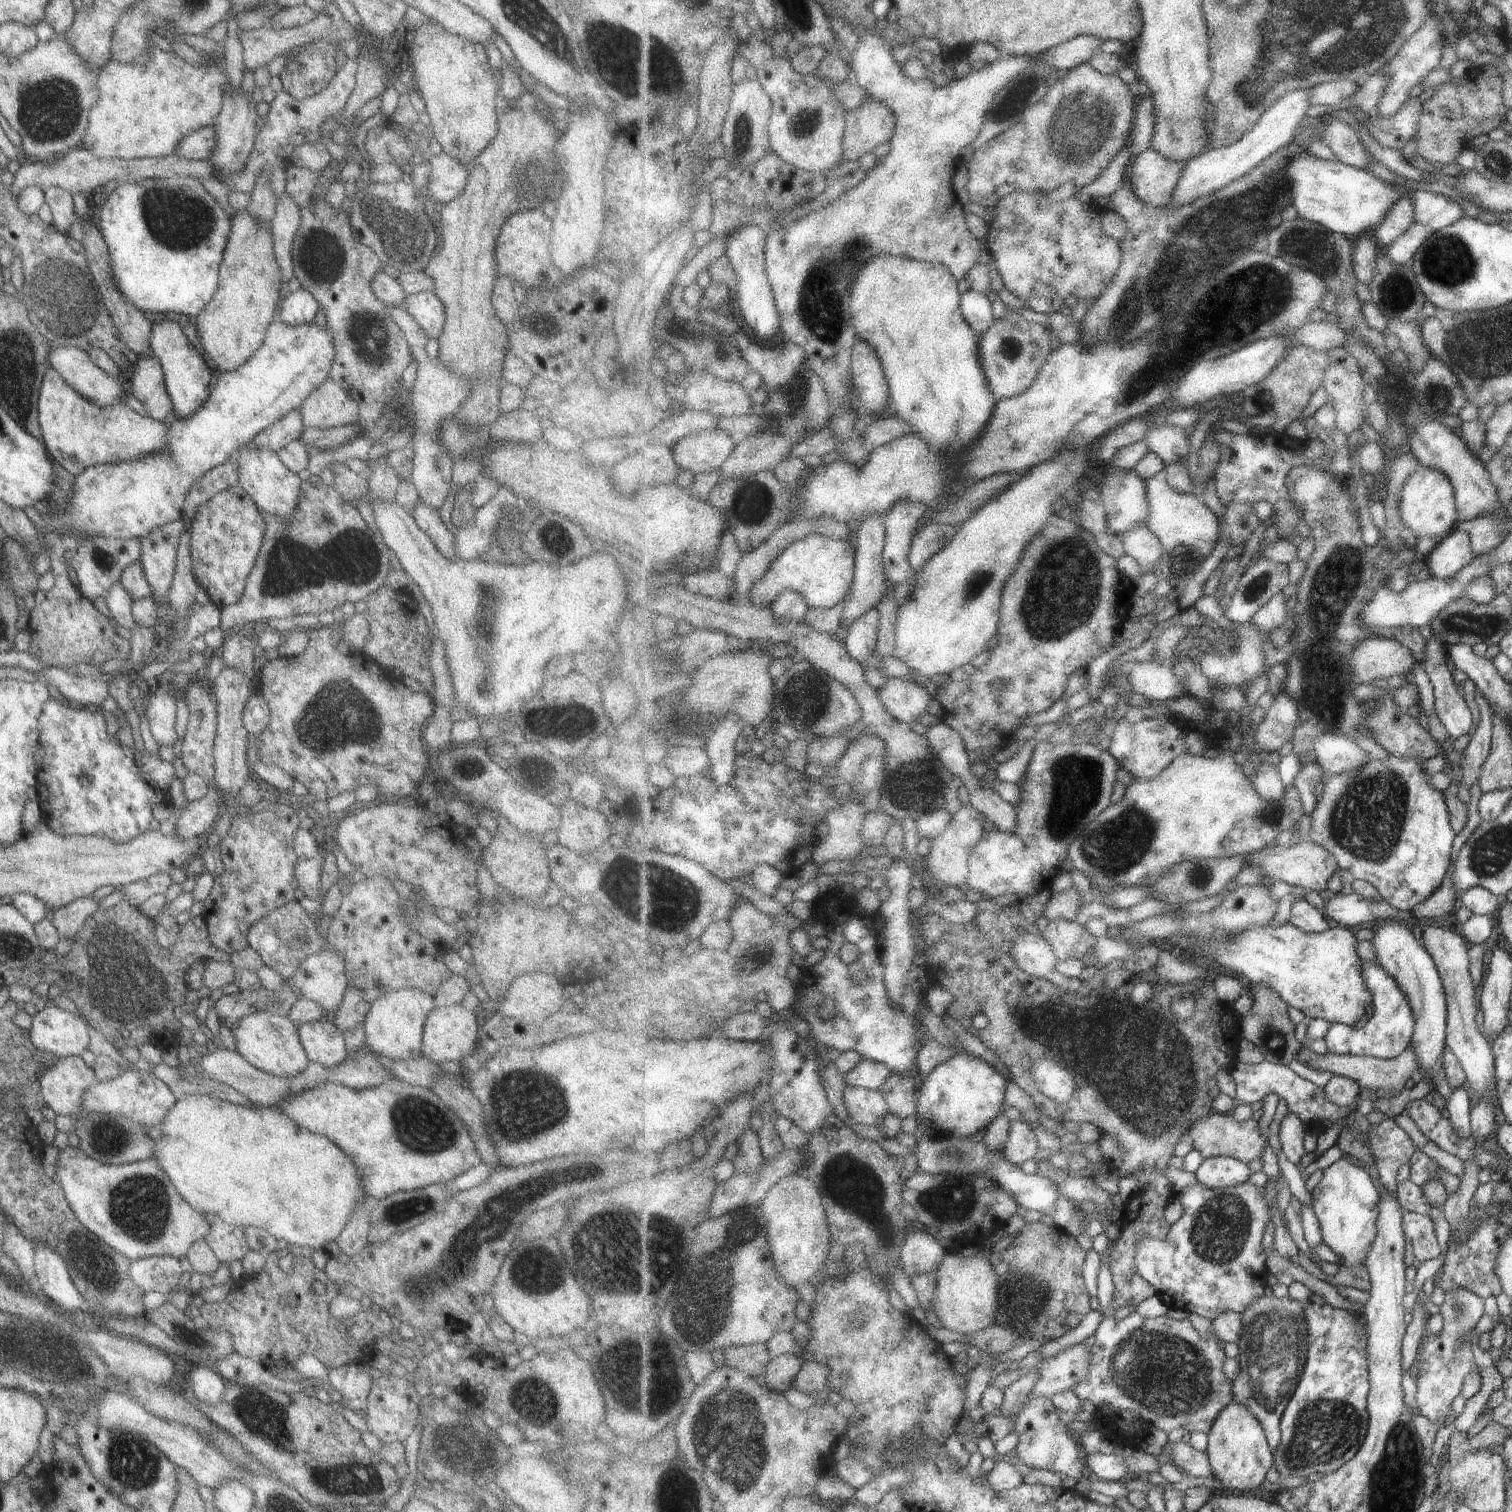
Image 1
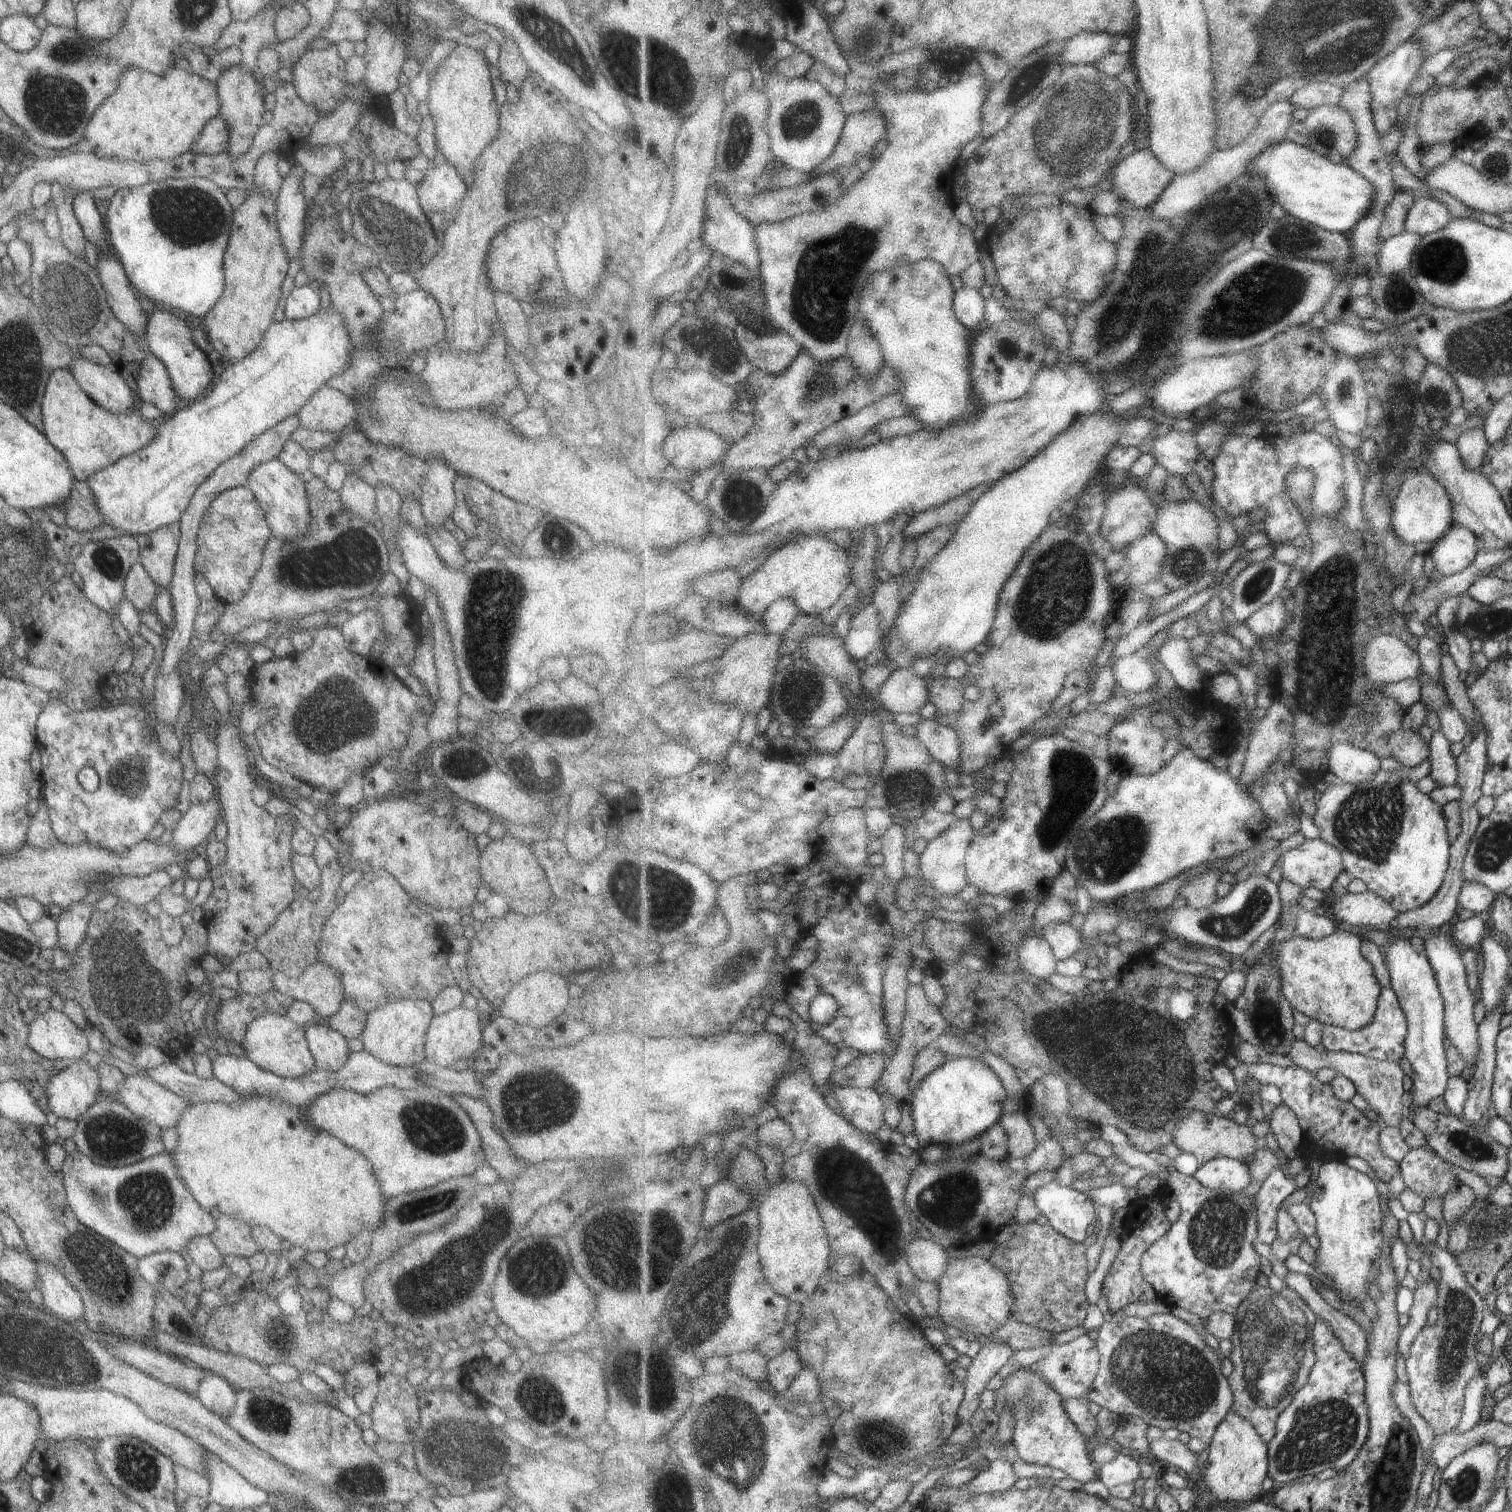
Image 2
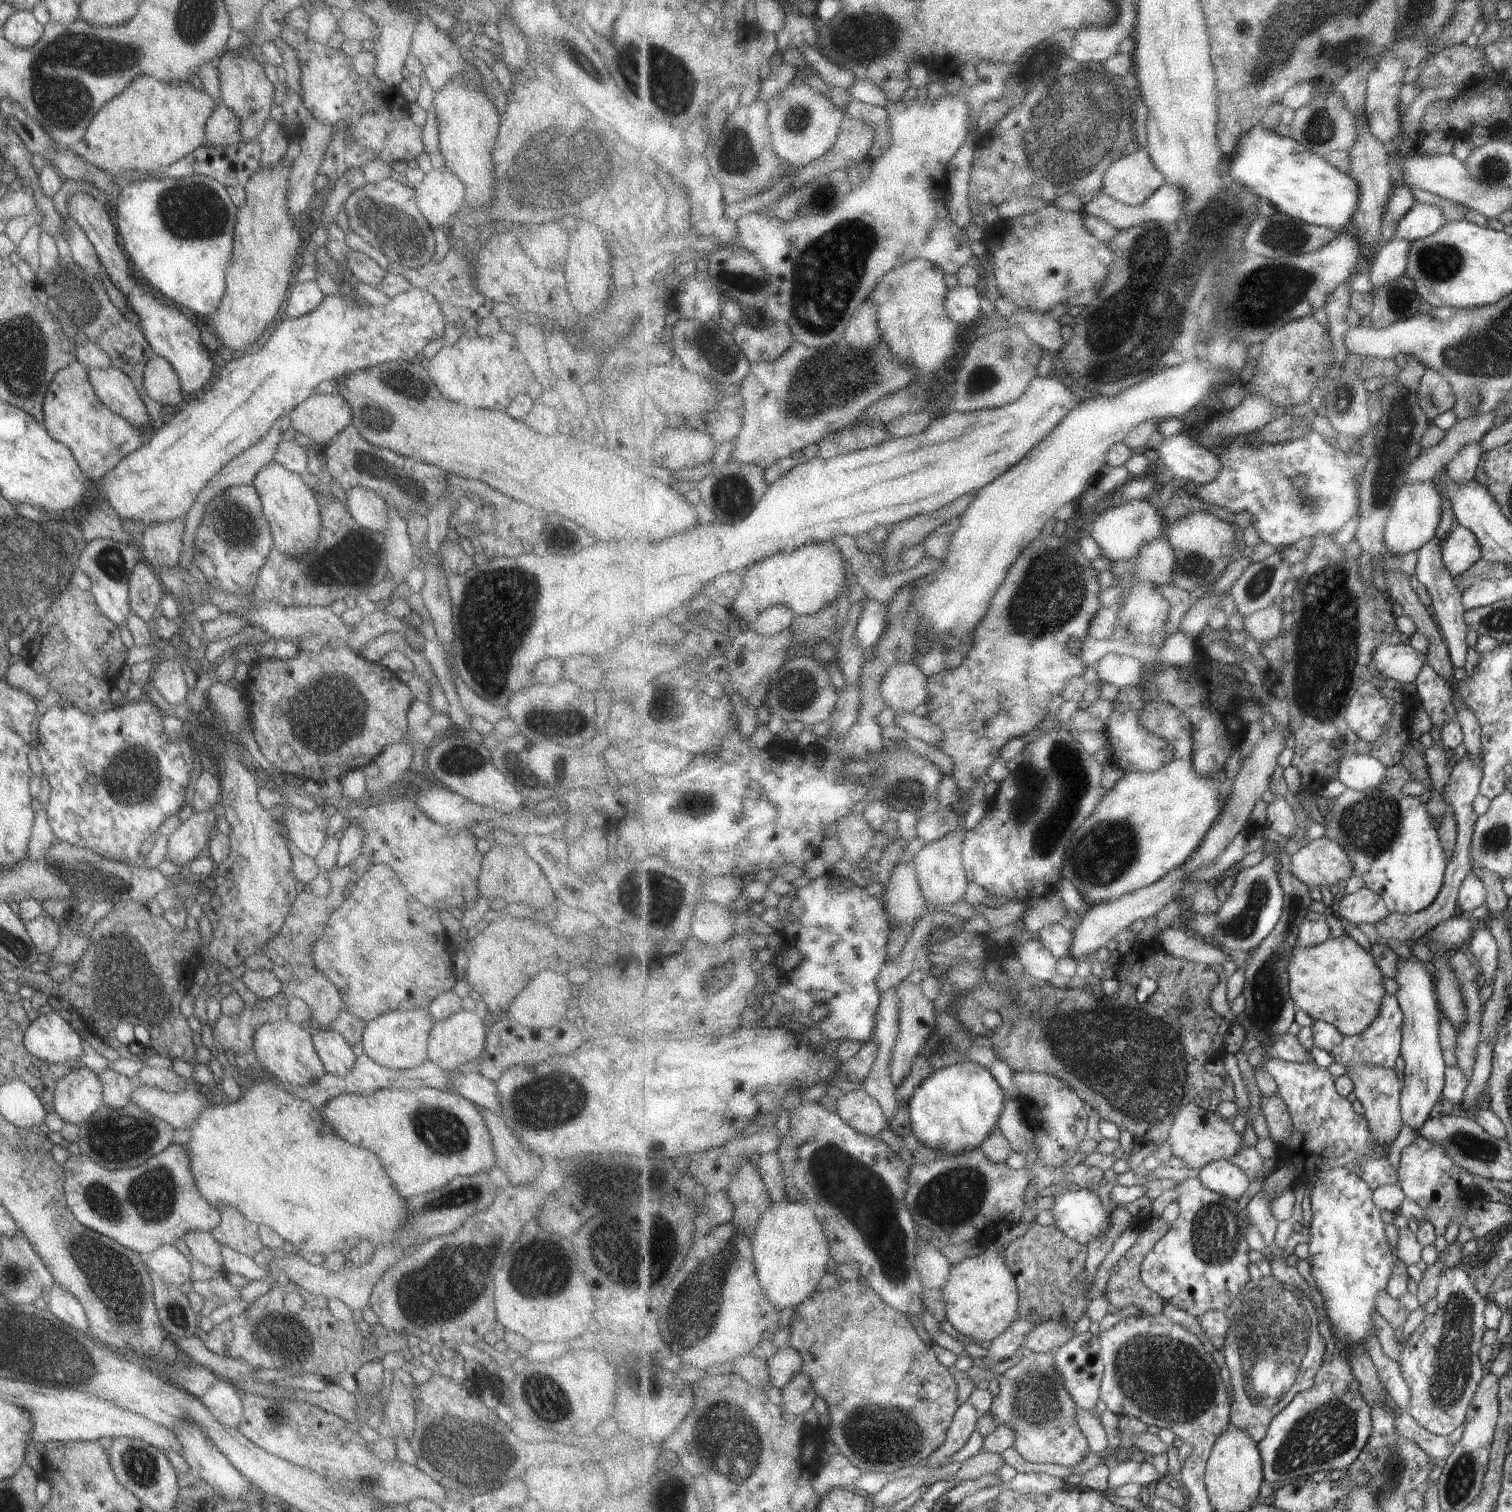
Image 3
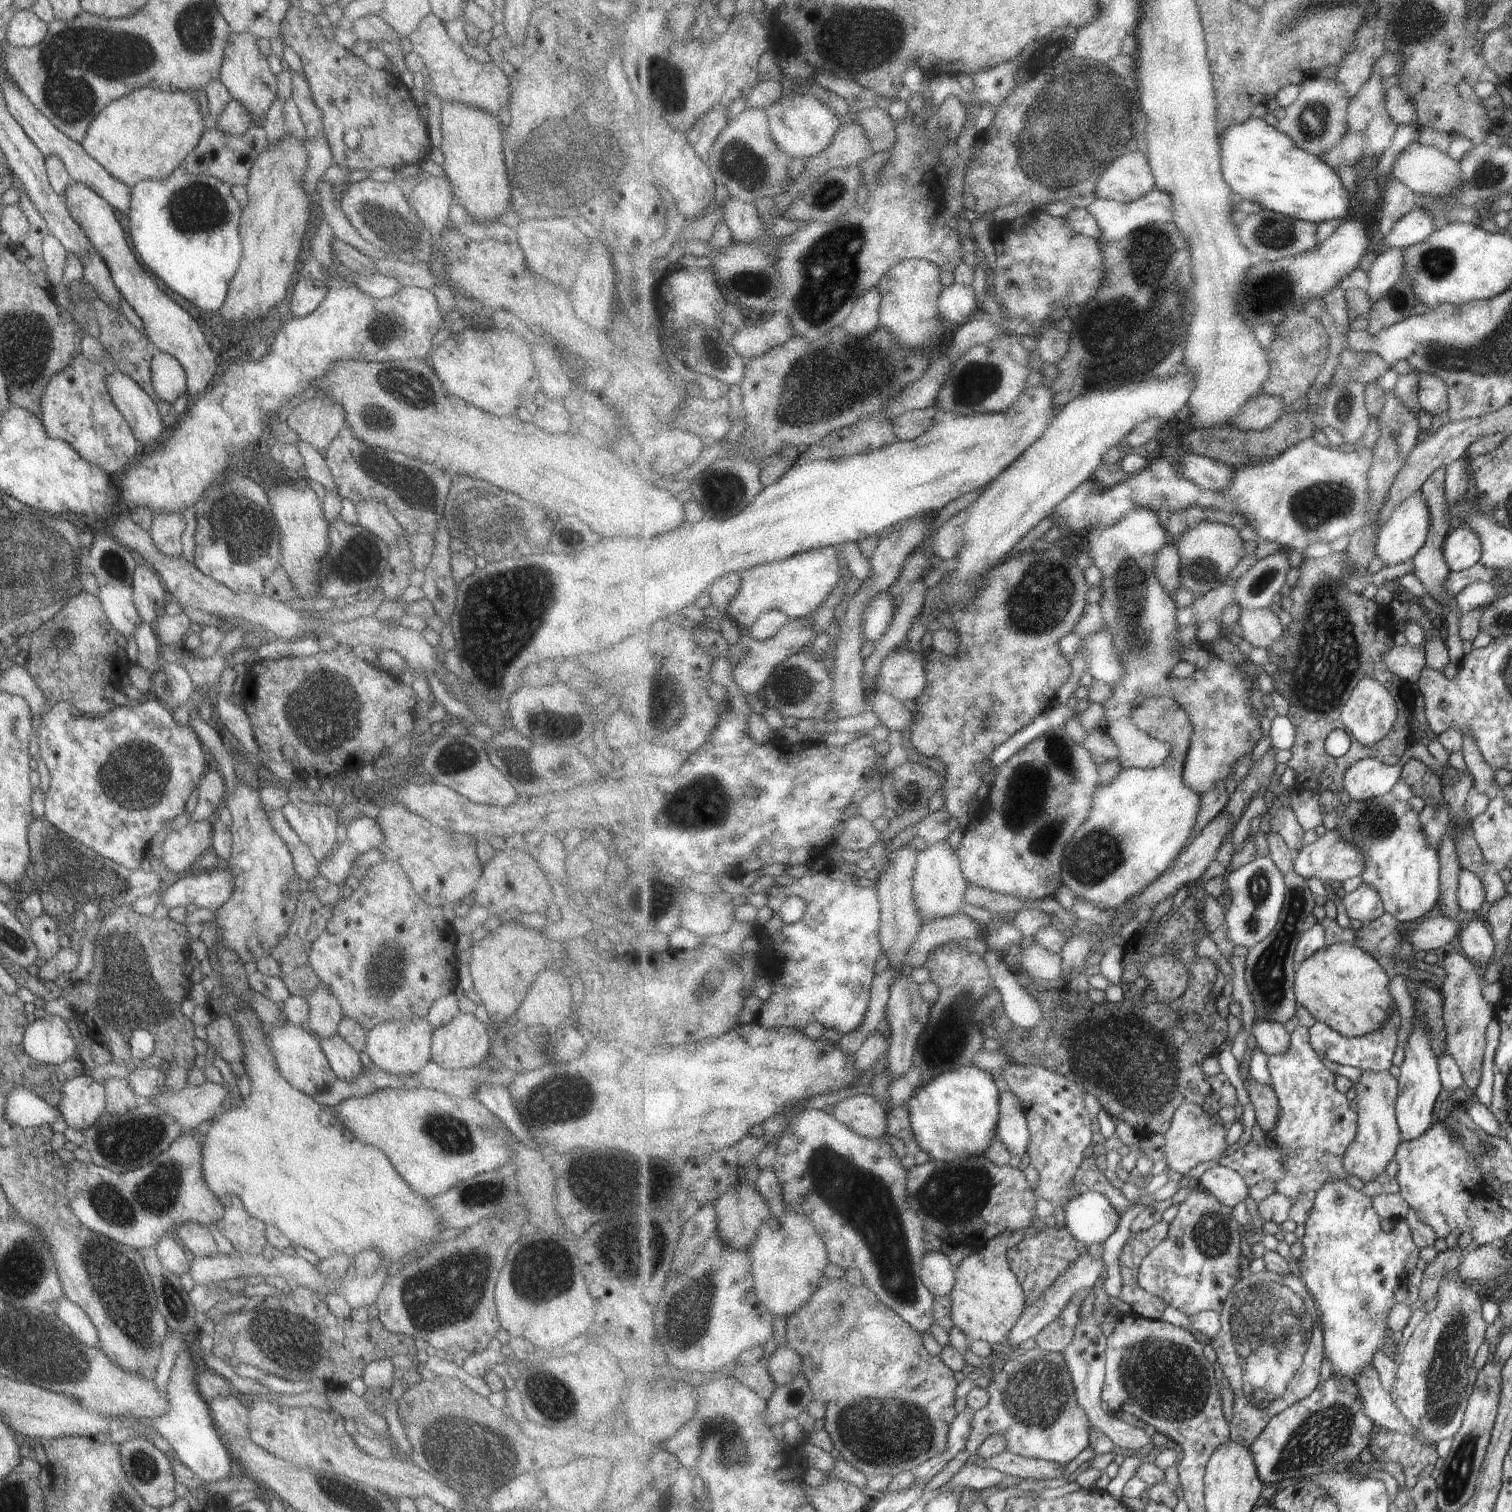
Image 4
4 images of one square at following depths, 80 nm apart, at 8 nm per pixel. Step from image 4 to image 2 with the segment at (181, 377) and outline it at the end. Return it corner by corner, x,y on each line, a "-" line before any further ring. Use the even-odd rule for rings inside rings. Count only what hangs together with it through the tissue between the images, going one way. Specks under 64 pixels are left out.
149,355
139,363
135,380
138,398
160,410
163,418
177,410
179,400
173,394
169,376
157,358

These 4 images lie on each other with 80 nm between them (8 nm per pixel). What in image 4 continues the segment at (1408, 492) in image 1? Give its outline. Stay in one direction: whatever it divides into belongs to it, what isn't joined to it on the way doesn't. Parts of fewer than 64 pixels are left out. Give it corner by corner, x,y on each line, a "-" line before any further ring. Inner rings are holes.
1422,491
1415,492
1409,496
1405,502
1401,502
1387,524
1380,530
1377,544
1377,558
1381,562
1387,563
1387,567
1393,567
1396,564
1410,562
1425,547
1430,532
1432,531
1431,508
1429,502
1425,500

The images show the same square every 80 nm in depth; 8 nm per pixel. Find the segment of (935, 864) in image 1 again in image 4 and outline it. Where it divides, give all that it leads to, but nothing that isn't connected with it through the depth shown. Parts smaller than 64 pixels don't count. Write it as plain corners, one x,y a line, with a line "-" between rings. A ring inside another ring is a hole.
948,840
941,843
932,843
924,851
918,853
915,879
915,906
919,914
927,918
939,916
962,915
965,901
965,892
970,883
963,875
957,850
953,850

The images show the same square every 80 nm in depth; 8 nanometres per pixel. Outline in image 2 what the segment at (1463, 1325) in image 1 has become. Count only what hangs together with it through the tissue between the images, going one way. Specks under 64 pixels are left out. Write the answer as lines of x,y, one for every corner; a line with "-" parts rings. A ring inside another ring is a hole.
1411,1213
1407,1217
1413,1233
1413,1240
1417,1246
1423,1248
1423,1256
1428,1265
1434,1265
1440,1273
1437,1287
1437,1301
1435,1303
1437,1321
1427,1324
1421,1330
1417,1342
1413,1344
1409,1358
1406,1358
1406,1374
1408,1386
1412,1393
1411,1401
1417,1413
1430,1425
1435,1434
1453,1432
1461,1422
1463,1410
1461,1404
1465,1402
1465,1390
1471,1380
1484,1377
1485,1369
1477,1358
1477,1338
1480,1335
1481,1322
1486,1315
1485,1298
1469,1284
1465,1270
1458,1264
1453,1254
1443,1249
1436,1242
1425,1239
1425,1214
-
1429,1249
1429,1255
1427,1255

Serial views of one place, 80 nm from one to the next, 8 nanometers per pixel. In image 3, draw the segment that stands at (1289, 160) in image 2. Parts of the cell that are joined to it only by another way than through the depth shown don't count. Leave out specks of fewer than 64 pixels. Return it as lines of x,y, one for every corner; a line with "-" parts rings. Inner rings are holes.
1263,123
1257,124
1257,128
1251,128
1245,136
1241,136
1241,144
1237,144
1233,153
1227,155
1231,158
1228,179
1233,179
1243,184
1245,188
1249,188
1251,192
1255,192
1257,201
1268,202
1278,213
1285,213
1295,220
1335,229
1338,232
1348,228
1353,216
1356,215
1357,208
1360,207
1361,186
1353,174
1337,170
1321,154
1304,148
1295,138
1269,132

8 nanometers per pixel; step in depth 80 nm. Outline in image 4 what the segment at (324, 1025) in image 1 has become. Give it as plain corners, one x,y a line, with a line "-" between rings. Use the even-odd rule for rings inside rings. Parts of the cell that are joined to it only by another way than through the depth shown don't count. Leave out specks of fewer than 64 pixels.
338,1035
316,1038
321,1054
337,1079
353,1080
361,1072
361,1060
357,1052
350,1048

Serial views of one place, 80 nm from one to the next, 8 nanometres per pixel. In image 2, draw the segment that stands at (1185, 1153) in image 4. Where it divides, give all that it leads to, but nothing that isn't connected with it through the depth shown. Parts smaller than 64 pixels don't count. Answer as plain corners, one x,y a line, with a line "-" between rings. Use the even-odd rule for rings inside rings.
1200,1110
1189,1112
1175,1132
1175,1145
1183,1152
1194,1155
1200,1165
1218,1157
1228,1157
1239,1161
1247,1160
1262,1145
1249,1124
1239,1125
1229,1116
1216,1113
1205,1113

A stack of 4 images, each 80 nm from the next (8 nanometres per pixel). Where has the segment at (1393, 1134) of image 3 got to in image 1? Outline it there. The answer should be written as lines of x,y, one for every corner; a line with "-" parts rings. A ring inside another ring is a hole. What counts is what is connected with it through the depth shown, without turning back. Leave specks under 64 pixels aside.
1303,1044
1299,1048
1297,1058
1303,1065
1315,1071
1327,1071
1333,1075
1345,1076
1357,1082
1362,1090
1373,1090
1380,1099
1397,1098
1405,1090
1405,1082
1411,1079
1413,1073
1416,1071
1421,1072
1421,1062
1419,1062
1417,1052
1413,1050
1413,1046
1409,1046
1403,1052
1403,1055
1400,1055
1397,1059
1383,1060
1369,1056
1355,1056
1353,1054
1345,1054
1343,1056
1341,1054
1333,1054
1330,1051
1325,1056
1319,1056
1319,1054
1315,1054
1311,1048
1307,1048

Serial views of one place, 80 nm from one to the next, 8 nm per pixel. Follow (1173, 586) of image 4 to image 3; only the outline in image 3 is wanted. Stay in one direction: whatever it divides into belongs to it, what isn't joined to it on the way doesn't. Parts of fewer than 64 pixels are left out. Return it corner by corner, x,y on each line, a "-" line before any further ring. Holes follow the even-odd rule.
1165,537
1145,544
1137,558
1137,582
1151,582
1157,586
1171,584
1175,560
1175,552

